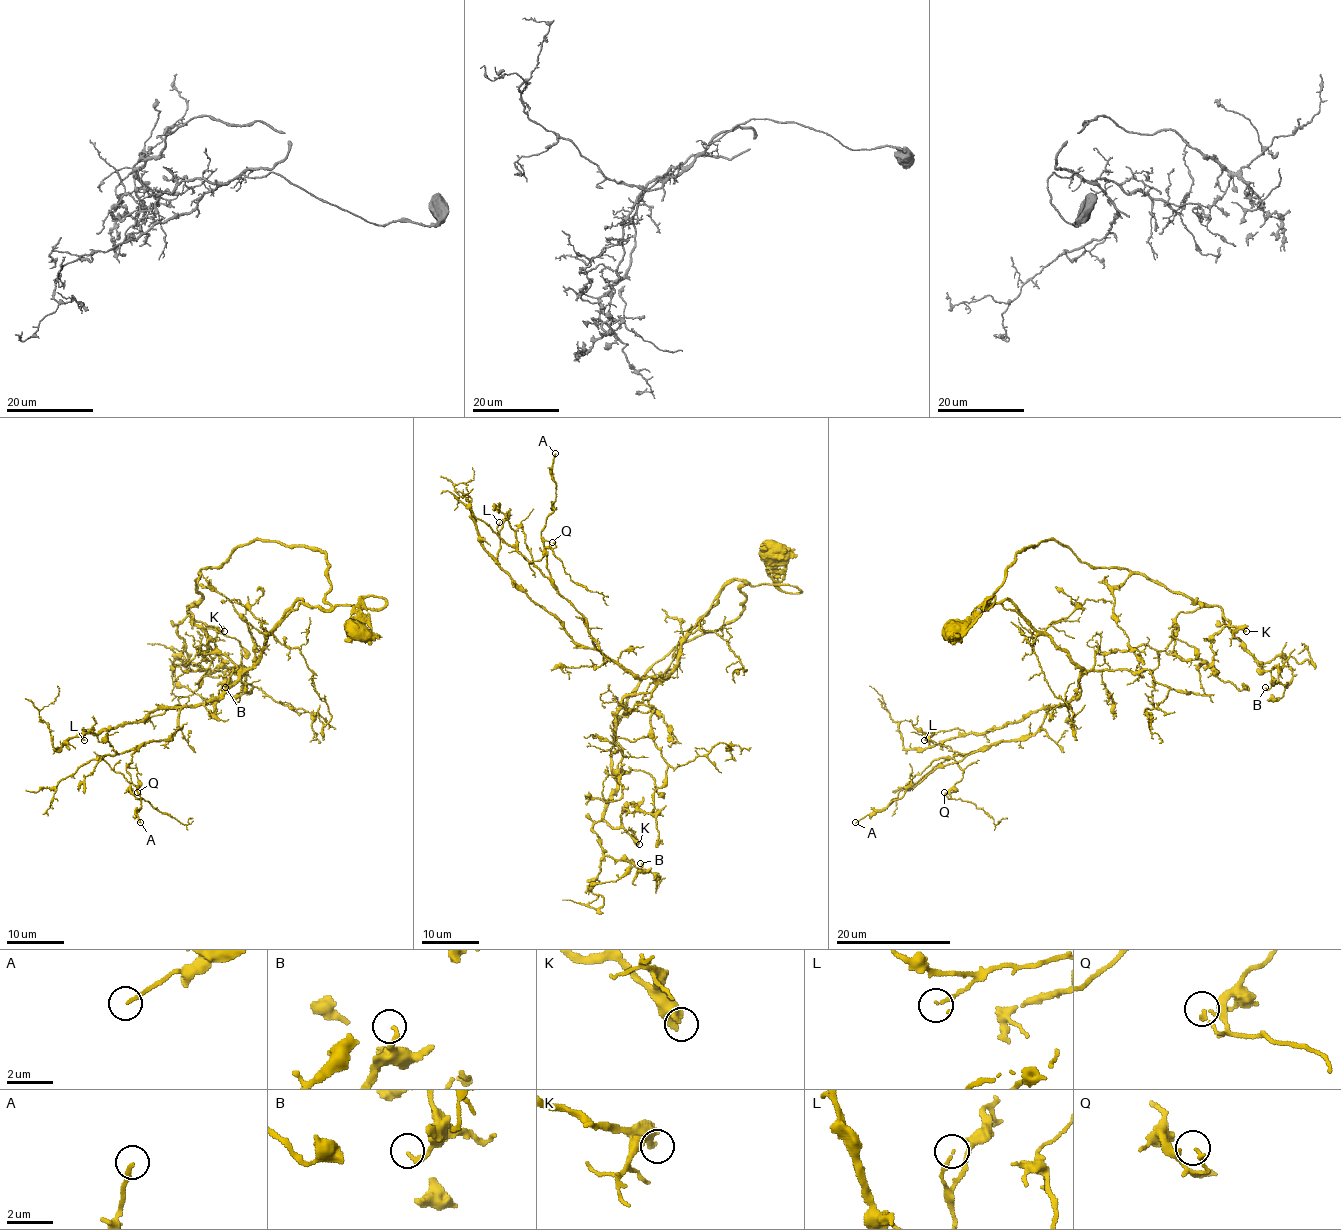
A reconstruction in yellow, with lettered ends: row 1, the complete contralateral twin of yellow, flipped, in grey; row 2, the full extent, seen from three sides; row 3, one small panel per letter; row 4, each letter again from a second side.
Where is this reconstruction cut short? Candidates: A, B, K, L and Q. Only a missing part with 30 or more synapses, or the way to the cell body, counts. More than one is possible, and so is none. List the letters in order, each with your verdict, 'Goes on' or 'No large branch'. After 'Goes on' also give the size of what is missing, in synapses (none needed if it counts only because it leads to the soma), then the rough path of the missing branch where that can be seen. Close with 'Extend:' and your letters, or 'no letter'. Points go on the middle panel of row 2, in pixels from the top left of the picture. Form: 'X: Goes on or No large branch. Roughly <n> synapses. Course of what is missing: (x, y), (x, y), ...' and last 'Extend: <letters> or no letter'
A: No large branch
B: No large branch
K: Goes on. Roughly 50 synapses. Course of what is missing: (639, 844), (659, 872), (696, 882), (706, 892), (698, 909), (673, 922), (693, 935)
L: No large branch
Q: No large branch
Extend: K

